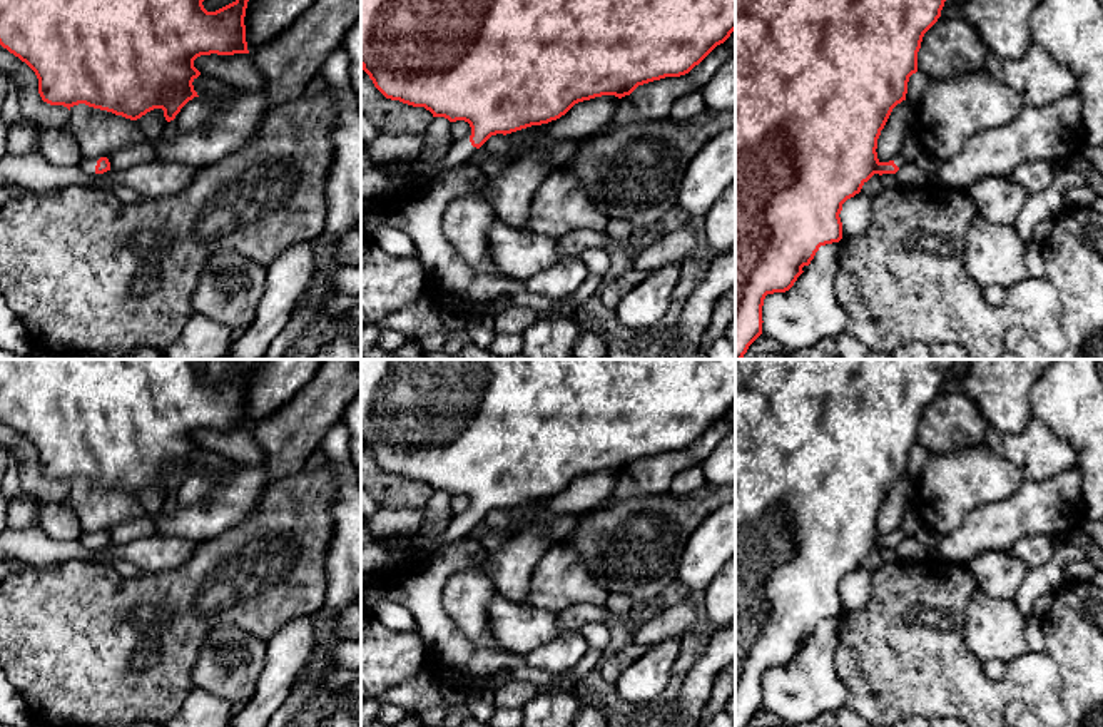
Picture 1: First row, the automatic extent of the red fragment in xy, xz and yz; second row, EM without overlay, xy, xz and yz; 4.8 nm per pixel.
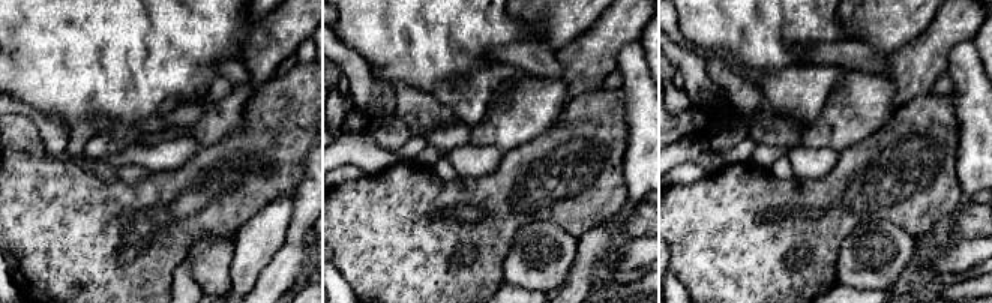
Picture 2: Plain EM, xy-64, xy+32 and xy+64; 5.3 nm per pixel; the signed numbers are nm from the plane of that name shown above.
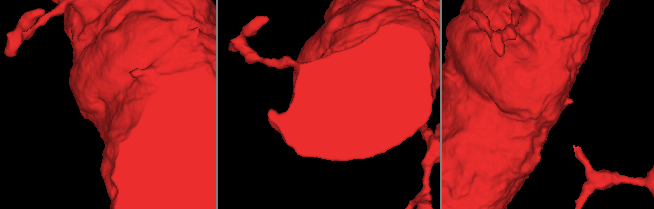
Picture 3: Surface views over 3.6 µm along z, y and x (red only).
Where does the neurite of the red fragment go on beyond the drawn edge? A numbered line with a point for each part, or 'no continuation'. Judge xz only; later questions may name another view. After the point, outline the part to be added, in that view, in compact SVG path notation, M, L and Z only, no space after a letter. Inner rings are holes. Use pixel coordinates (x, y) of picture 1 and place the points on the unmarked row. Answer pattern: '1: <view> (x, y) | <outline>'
1: xz (388, 554) | M461 515L453 516L446 531L435 538L418 531L414 535L381 538L376 543L364 545L361 548L361 588L368 575L379 570L399 570L408 563L416 565L424 562L465 538L475 526L476 521L470 515Z

